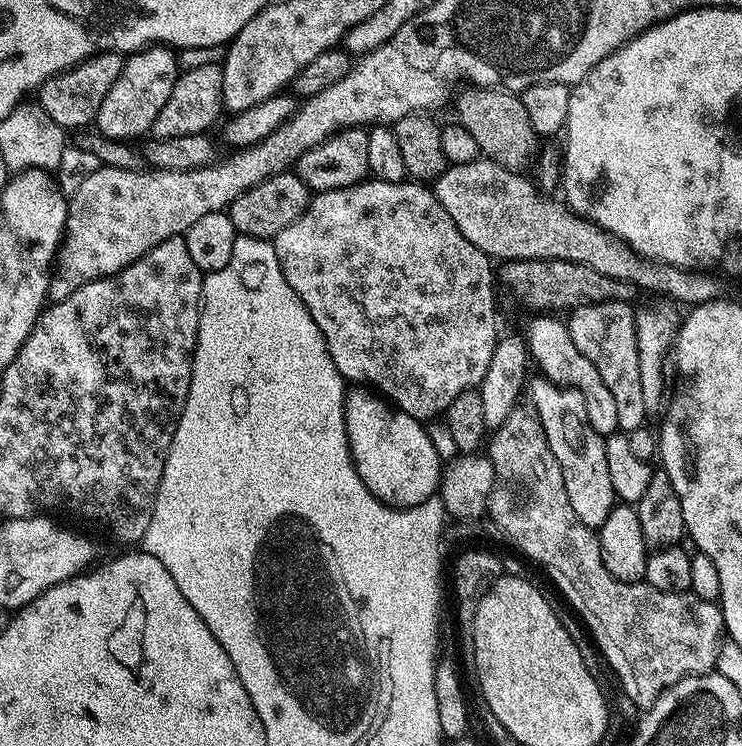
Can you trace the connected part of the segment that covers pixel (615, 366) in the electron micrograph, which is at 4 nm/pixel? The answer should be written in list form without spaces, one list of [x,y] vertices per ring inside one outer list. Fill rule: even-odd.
[[[602,300],[593,304],[581,304],[571,309],[566,323],[570,330],[570,338],[574,338],[574,346],[594,362],[594,370],[598,370],[598,375],[602,382],[606,382],[606,390],[614,398],[614,406],[618,410],[618,429],[627,434],[645,427],[646,418],[650,413],[646,406],[646,401],[642,399],[642,374],[638,374],[638,342],[636,341],[636,313],[631,303],[622,300]]]

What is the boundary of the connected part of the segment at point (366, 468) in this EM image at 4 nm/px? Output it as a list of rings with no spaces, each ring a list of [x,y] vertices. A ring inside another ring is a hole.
[[[352,386],[345,391],[344,421],[358,478],[362,478],[374,498],[389,506],[413,508],[437,495],[442,461],[421,421],[397,410],[364,386]]]

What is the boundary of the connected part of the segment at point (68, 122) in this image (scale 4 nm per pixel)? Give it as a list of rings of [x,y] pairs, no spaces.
[[[117,51],[100,52],[73,68],[67,68],[64,72],[55,72],[46,83],[40,85],[39,104],[62,129],[87,129],[96,119],[98,106],[102,106],[102,98],[106,98],[106,93],[110,91],[110,86],[114,86],[118,74],[122,74],[124,62],[125,57]]]

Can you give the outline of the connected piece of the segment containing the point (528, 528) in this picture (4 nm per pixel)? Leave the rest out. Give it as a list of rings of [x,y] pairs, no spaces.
[[[521,410],[512,411],[508,418],[502,422],[500,428],[495,429],[491,433],[490,439],[486,444],[486,455],[488,460],[494,466],[494,474],[496,481],[492,487],[492,493],[488,499],[487,515],[492,516],[492,520],[529,556],[532,560],[537,560],[542,567],[548,571],[550,579],[556,583],[556,588],[565,596],[567,603],[570,605],[572,612],[576,614],[582,621],[584,627],[590,633],[599,652],[604,655],[607,667],[612,667],[616,671],[616,676],[620,679],[620,684],[624,687],[623,695],[636,704],[637,709],[647,710],[653,702],[655,702],[661,694],[670,686],[674,686],[682,678],[699,674],[702,672],[713,671],[716,667],[717,649],[722,643],[722,633],[724,632],[724,616],[720,612],[719,603],[711,600],[697,600],[691,594],[677,594],[674,592],[663,592],[654,586],[650,586],[647,582],[638,584],[627,584],[621,580],[616,580],[611,574],[610,570],[606,570],[606,562],[602,562],[602,550],[600,549],[600,537],[593,529],[588,528],[578,518],[578,514],[574,514],[570,502],[566,498],[566,486],[562,478],[562,470],[558,466],[558,462],[554,458],[554,454],[550,450],[550,446],[546,442],[546,434],[542,430],[540,420],[531,411],[521,412]]]

